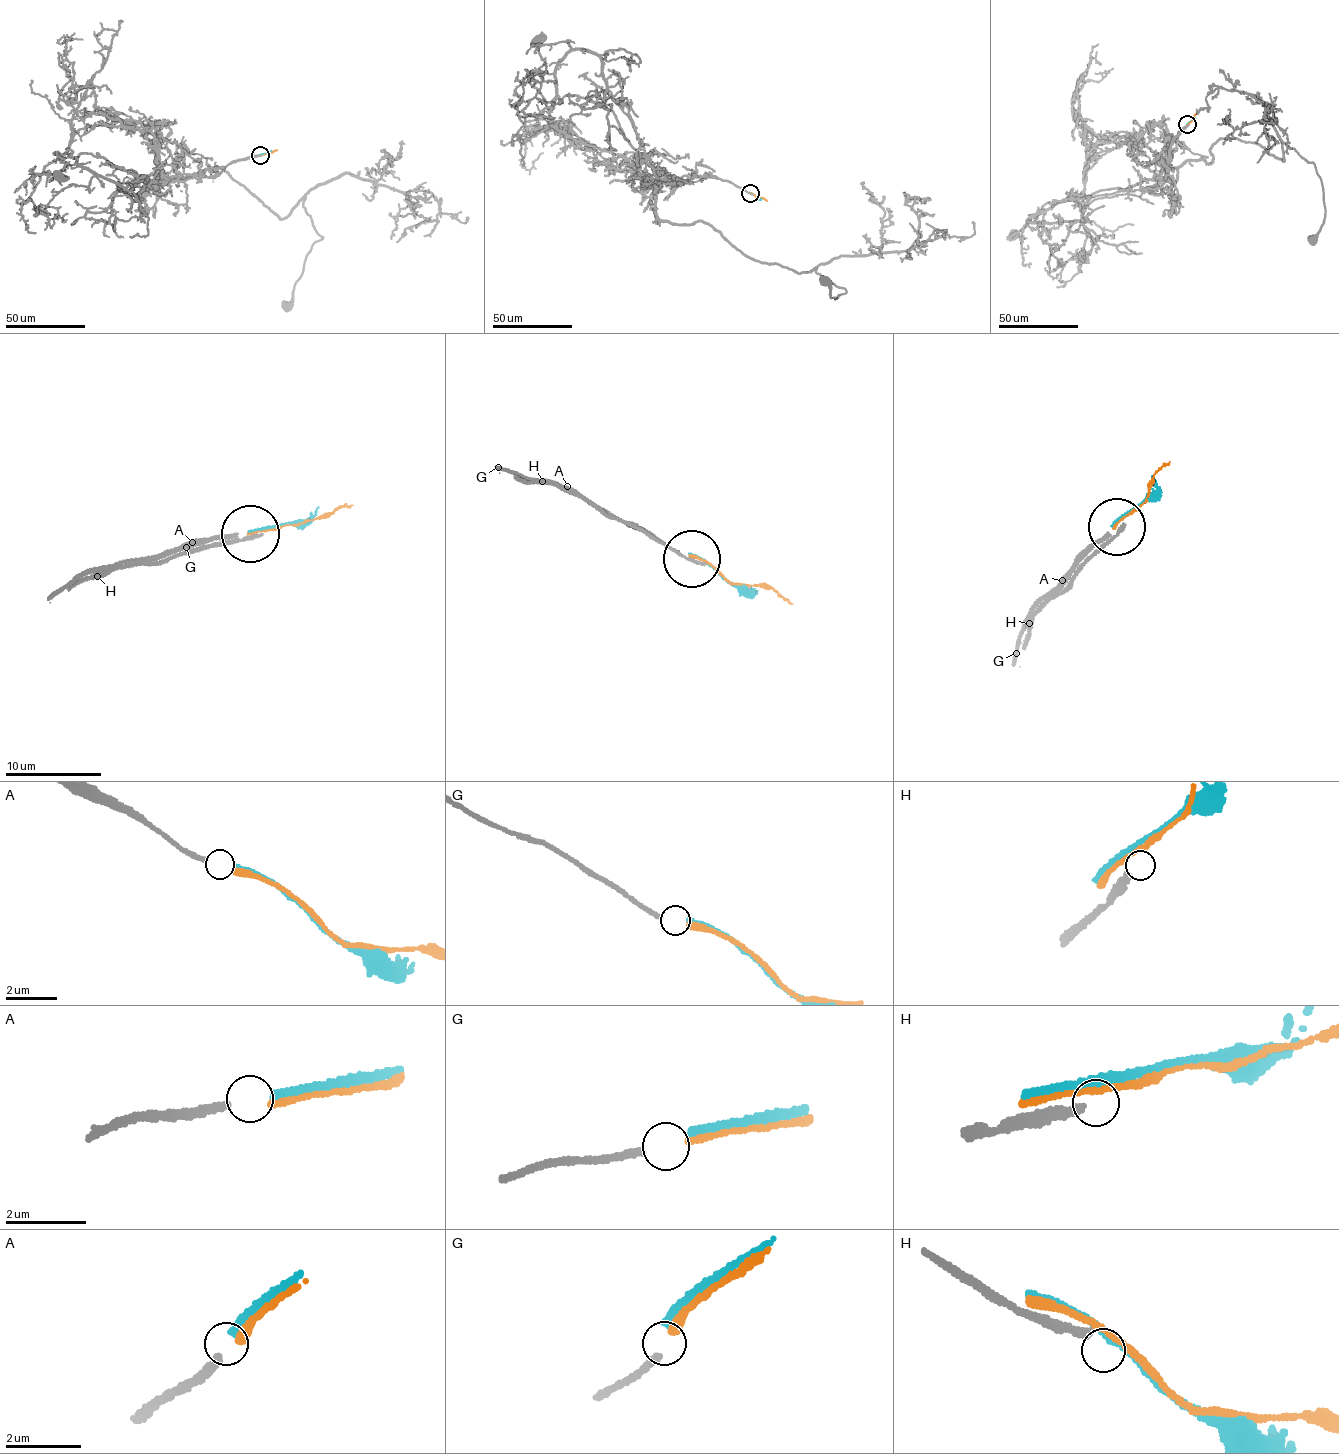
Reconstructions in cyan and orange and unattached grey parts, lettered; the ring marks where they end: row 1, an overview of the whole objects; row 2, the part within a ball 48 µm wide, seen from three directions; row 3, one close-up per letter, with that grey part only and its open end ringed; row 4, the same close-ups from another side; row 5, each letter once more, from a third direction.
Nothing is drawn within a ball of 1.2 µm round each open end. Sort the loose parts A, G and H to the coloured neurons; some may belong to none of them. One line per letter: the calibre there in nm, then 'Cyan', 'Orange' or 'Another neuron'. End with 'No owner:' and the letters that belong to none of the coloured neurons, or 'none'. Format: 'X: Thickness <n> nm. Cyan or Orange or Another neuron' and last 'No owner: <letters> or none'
A: Thickness 180 nm. Cyan
G: Thickness 160 nm. Orange
H: Thickness 200 nm. Another neuron
No owner: H

